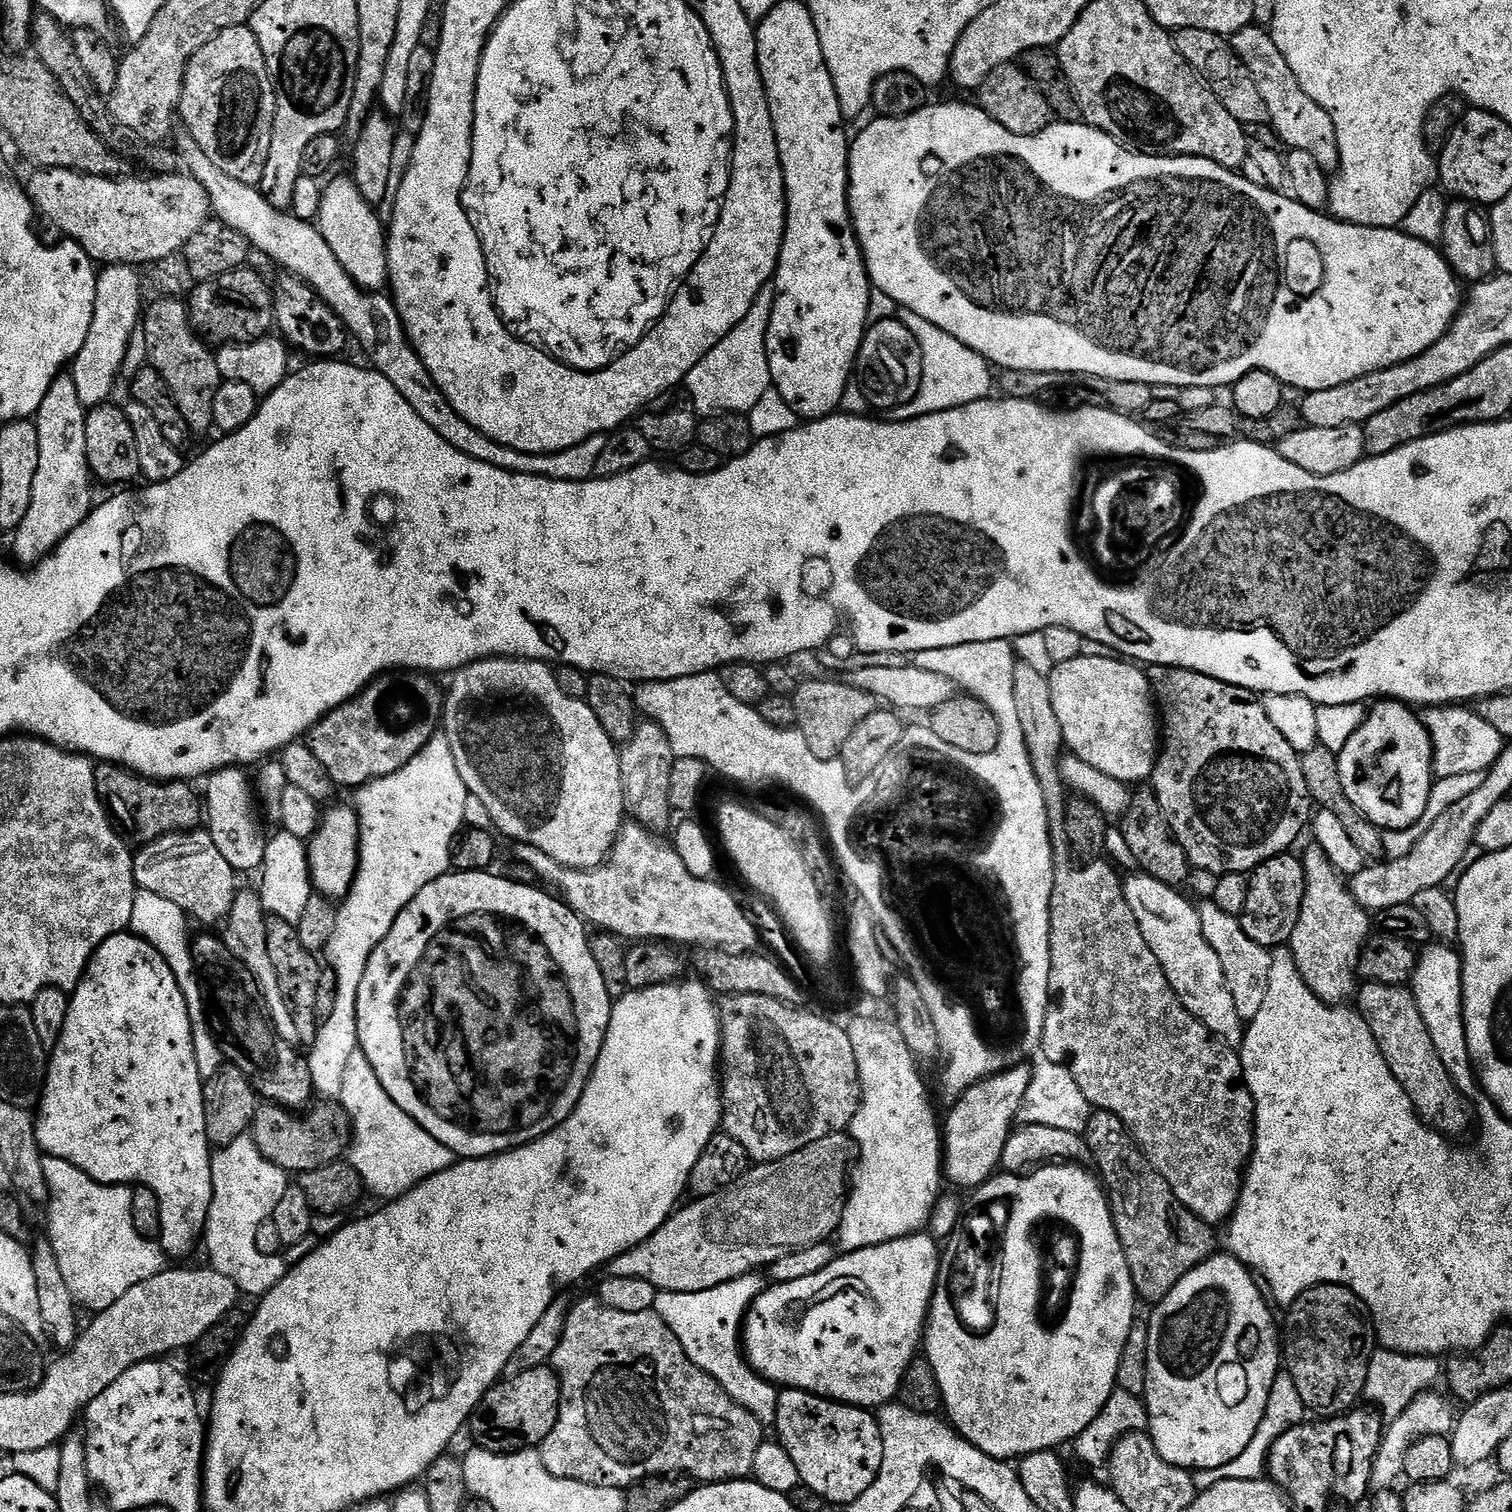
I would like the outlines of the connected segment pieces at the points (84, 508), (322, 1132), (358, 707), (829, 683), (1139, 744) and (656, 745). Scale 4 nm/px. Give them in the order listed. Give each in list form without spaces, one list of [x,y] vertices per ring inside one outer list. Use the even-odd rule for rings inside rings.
[[[61,374],[46,390],[46,398],[42,398],[42,406],[36,411],[34,423],[38,430],[38,474],[34,474],[34,495],[30,497],[30,510],[26,510],[26,518],[17,526],[12,548],[24,566],[35,566],[46,556],[51,556],[59,544],[92,512],[92,484],[94,477],[88,470],[86,458],[86,409],[78,398],[78,386],[74,386],[71,375]]]
[[[271,1102],[261,1103],[257,1107],[250,1134],[271,1164],[289,1174],[303,1174],[327,1164],[335,1164],[343,1157],[340,1156],[343,1152],[345,1155],[349,1151],[354,1133],[347,1110],[339,1102],[318,1104],[307,1114],[297,1114]]]
[[[400,670],[395,674],[381,674],[366,685],[352,700],[347,700],[332,712],[327,712],[311,732],[306,743],[319,762],[326,768],[336,786],[359,790],[378,778],[386,778],[406,766],[441,731],[445,693],[426,672]]]
[[[836,678],[828,679],[832,680],[801,679],[791,697],[796,711],[796,728],[802,738],[806,738],[806,746],[810,746],[817,758],[835,760],[842,746],[846,746],[846,738],[854,734],[854,729],[865,718],[878,711],[878,701],[875,696],[866,694],[866,690],[858,690]]]
[[[1081,655],[1070,662],[1055,665],[1048,676],[1050,698],[1054,698],[1054,714],[1058,714],[1058,722],[1062,725],[1067,751],[1082,758],[1082,762],[1090,762],[1094,770],[1102,770],[1102,774],[1110,774],[1110,778],[1129,786],[1139,785],[1151,777],[1158,755],[1158,712],[1154,707],[1154,693],[1147,675],[1139,670],[1135,663],[1124,658]]]
[[[645,719],[637,723],[634,734],[623,741],[619,749],[620,773],[624,783],[624,806],[627,815],[635,823],[641,824],[649,832],[663,833],[668,823],[673,823],[674,809],[670,802],[670,774],[678,757],[666,738],[666,730],[653,720]]]

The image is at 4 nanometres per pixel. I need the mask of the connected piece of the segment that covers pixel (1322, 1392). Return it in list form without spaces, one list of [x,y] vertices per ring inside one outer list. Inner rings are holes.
[[[1319,1284],[1310,1290],[1306,1290],[1293,1304],[1287,1305],[1288,1317],[1282,1320],[1282,1364],[1294,1378],[1294,1386],[1298,1386],[1298,1394],[1302,1394],[1302,1402],[1309,1413],[1317,1412],[1317,1417],[1331,1418],[1343,1416],[1345,1412],[1353,1411],[1357,1407],[1356,1399],[1360,1400],[1364,1395],[1366,1386],[1367,1366],[1374,1351],[1374,1329],[1371,1319],[1365,1309],[1364,1303],[1343,1284]]]

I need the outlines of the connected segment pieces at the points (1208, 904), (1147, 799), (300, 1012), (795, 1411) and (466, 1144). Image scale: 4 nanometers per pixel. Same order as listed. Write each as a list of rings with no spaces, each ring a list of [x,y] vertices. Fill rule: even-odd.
[[[1211,898],[1199,901],[1198,911],[1202,922],[1202,934],[1210,946],[1214,946],[1214,954],[1218,954],[1218,962],[1222,962],[1222,970],[1226,974],[1226,986],[1234,997],[1234,1006],[1238,1009],[1238,1018],[1245,1022],[1253,1020],[1262,1010],[1262,1002],[1266,1002],[1266,990],[1270,990],[1270,966],[1273,953],[1267,948],[1258,946],[1242,930],[1239,919],[1226,914]]]
[[[1140,786],[1132,792],[1132,800],[1119,821],[1118,827],[1123,838],[1130,846],[1131,853],[1137,858],[1138,869],[1145,876],[1153,876],[1158,882],[1173,886],[1184,886],[1190,873],[1190,865],[1176,835],[1170,830],[1164,811],[1151,787]]]
[[[269,915],[266,920],[266,946],[270,950],[274,974],[278,974],[278,986],[282,986],[282,994],[294,1013],[294,1026],[298,1029],[300,1044],[315,1045],[322,1023],[318,1015],[318,982],[322,965],[316,961],[317,953],[302,946],[302,938],[298,938],[296,925],[274,915]]]
[[[784,1388],[776,1401],[778,1414],[774,1431],[780,1435],[778,1442],[786,1454],[790,1454],[794,1466],[798,1466],[801,1485],[814,1490],[814,1494],[826,1498],[833,1506],[843,1506],[862,1498],[862,1494],[870,1490],[870,1482],[878,1478],[882,1466],[882,1434],[875,1415],[867,1408],[855,1408],[852,1404],[841,1404],[839,1400],[829,1400],[797,1388]]]
[[[452,870],[447,876],[440,876],[425,886],[404,907],[402,914],[398,914],[390,934],[386,934],[383,942],[372,952],[359,990],[358,1048],[366,1054],[370,1066],[374,1066],[378,1082],[382,1082],[386,1094],[390,1094],[390,1098],[394,1098],[397,1106],[410,1114],[418,1126],[438,1138],[438,1142],[442,1142],[442,1146],[449,1148],[457,1157],[469,1160],[480,1160],[484,1156],[497,1156],[499,1152],[521,1148],[523,1144],[553,1132],[572,1113],[586,1090],[592,1067],[596,1065],[604,1045],[614,1003],[607,992],[602,970],[591,952],[589,933],[584,933],[585,921],[551,891],[510,880],[504,874],[492,874],[488,870]]]

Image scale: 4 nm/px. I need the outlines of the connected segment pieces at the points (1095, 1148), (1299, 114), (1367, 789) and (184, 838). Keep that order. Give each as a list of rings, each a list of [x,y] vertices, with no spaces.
[[[1093,1111],[1083,1137],[1088,1142],[1091,1163],[1096,1163],[1095,1171],[1110,1197],[1112,1220],[1116,1223],[1116,1233],[1122,1242],[1132,1271],[1136,1295],[1143,1303],[1145,1300],[1148,1306],[1155,1306],[1162,1298],[1166,1298],[1166,1294],[1170,1294],[1170,1290],[1174,1290],[1174,1286],[1178,1286],[1182,1277],[1190,1274],[1190,1270],[1194,1270],[1194,1266],[1206,1262],[1217,1251],[1216,1236],[1212,1233],[1215,1232],[1213,1225],[1207,1224],[1205,1220],[1199,1220],[1193,1212],[1186,1210],[1186,1206],[1182,1206],[1182,1202],[1178,1202],[1166,1178],[1162,1178],[1162,1174],[1152,1169],[1150,1162],[1129,1134],[1126,1125],[1113,1112]]]
[[[1249,26],[1233,32],[1232,49],[1242,58],[1246,70],[1258,82],[1258,90],[1266,102],[1266,110],[1270,110],[1270,128],[1285,144],[1288,150],[1307,150],[1318,161],[1325,172],[1332,174],[1339,169],[1338,134],[1334,130],[1334,122],[1330,122],[1330,114],[1302,86],[1298,86],[1298,78],[1294,78],[1294,70],[1282,58],[1282,50],[1274,46],[1271,31],[1264,26]]]
[[[1380,698],[1372,706],[1362,726],[1351,732],[1344,749],[1339,749],[1342,790],[1380,829],[1412,827],[1422,818],[1434,783],[1431,736],[1425,722],[1403,700]]]
[[[211,831],[172,832],[143,845],[139,851],[135,853],[132,869],[137,885],[143,891],[170,898],[170,902],[183,910],[185,916],[193,921],[201,920],[204,926],[219,925],[228,919],[238,891],[238,873],[226,858],[222,858],[222,850],[214,846]]]

